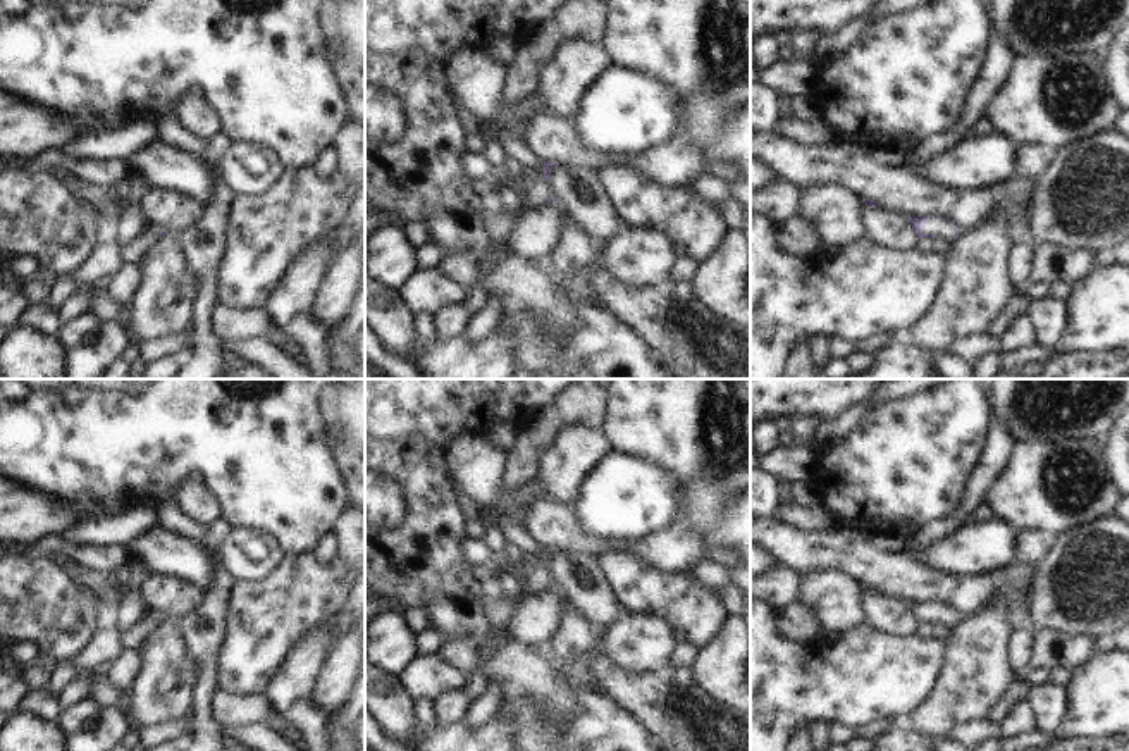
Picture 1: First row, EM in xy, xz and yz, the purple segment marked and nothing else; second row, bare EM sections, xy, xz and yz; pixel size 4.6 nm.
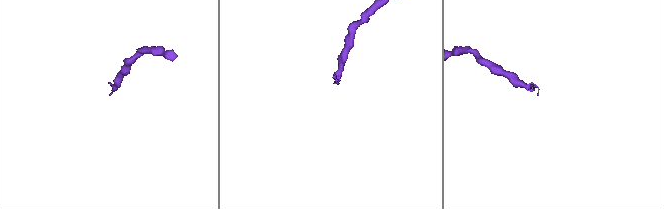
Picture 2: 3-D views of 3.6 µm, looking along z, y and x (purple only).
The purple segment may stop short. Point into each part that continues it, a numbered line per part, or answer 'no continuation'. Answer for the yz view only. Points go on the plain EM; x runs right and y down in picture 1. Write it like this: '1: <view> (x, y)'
no continuation

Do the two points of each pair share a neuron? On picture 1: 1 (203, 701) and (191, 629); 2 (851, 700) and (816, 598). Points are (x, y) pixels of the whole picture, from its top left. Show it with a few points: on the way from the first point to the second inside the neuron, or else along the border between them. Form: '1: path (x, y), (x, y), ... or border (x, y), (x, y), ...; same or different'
1: path (205, 684), (203, 646); same
2: border (866, 622), (832, 641); different

